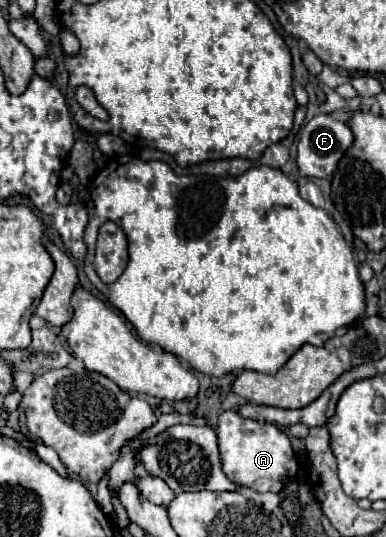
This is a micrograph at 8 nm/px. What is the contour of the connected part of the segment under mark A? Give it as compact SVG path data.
M223 411L217 423L217 441L223 473L237 485L255 489L257 493L279 493L297 473L297 459L287 433L273 423L259 423L241 417L237 411Z

